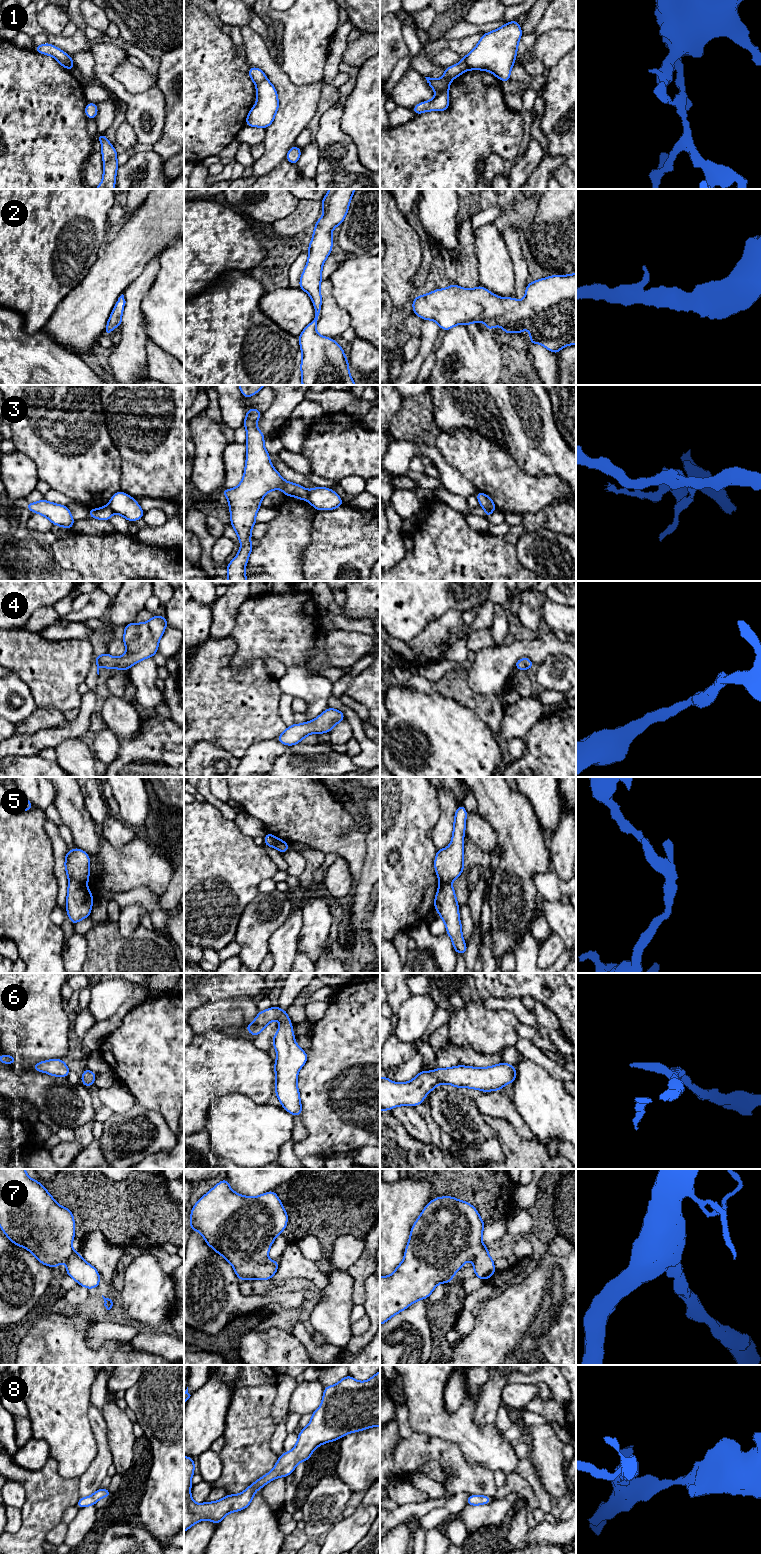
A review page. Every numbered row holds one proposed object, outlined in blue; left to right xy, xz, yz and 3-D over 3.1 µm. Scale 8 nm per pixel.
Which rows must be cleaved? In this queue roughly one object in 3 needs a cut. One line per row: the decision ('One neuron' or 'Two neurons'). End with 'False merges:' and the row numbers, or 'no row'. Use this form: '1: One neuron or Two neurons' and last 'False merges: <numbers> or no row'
1: Two neurons
2: One neuron
3: Two neurons
4: One neuron
5: Two neurons
6: One neuron
7: One neuron
8: One neuron
False merges: 1, 3, 5

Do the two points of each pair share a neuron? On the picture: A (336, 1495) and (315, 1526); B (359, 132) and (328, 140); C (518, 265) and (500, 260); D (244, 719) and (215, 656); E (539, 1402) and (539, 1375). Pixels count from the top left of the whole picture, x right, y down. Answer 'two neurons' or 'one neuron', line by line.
A: one neuron
B: two neurons
C: two neurons
D: one neuron
E: two neurons

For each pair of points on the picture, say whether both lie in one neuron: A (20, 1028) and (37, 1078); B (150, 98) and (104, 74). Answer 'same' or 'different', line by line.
A: different
B: same

